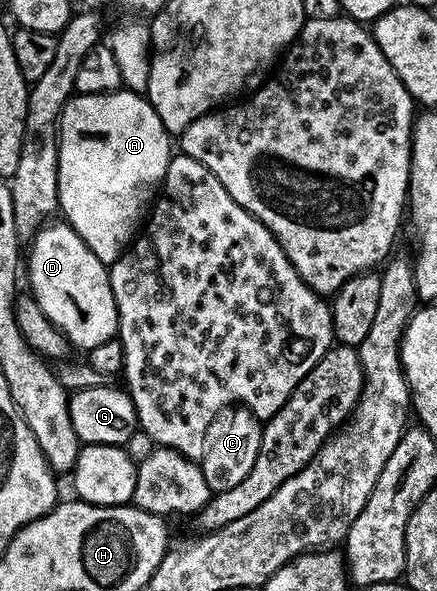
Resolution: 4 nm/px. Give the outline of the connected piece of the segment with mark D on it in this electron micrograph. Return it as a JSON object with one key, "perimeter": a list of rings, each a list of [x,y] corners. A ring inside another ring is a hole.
{"perimeter":[[[49,222],[36,233],[34,239],[31,241],[30,247],[32,249],[27,249],[26,252],[26,284],[29,284],[30,293],[33,299],[36,300],[38,306],[41,307],[42,314],[46,318],[52,320],[52,323],[58,327],[61,332],[63,332],[65,338],[71,344],[73,349],[87,350],[93,348],[94,346],[102,346],[102,342],[113,339],[117,335],[120,323],[118,322],[118,310],[116,309],[116,303],[114,302],[114,294],[112,293],[112,287],[110,286],[110,278],[108,277],[108,268],[101,262],[96,255],[94,250],[90,250],[90,246],[86,246],[86,242],[82,237],[80,237],[72,227],[66,222]]]}

